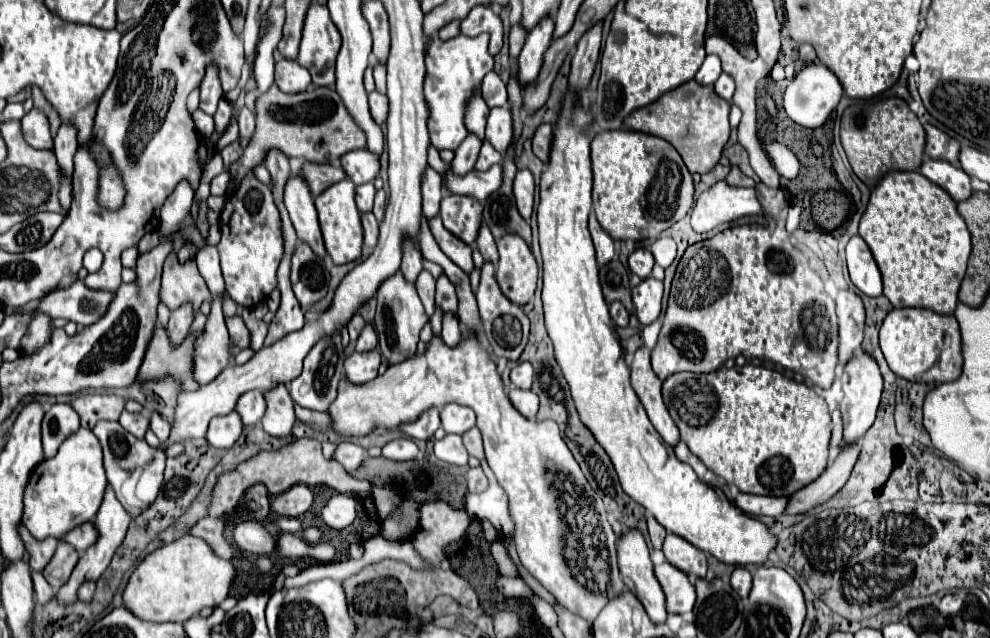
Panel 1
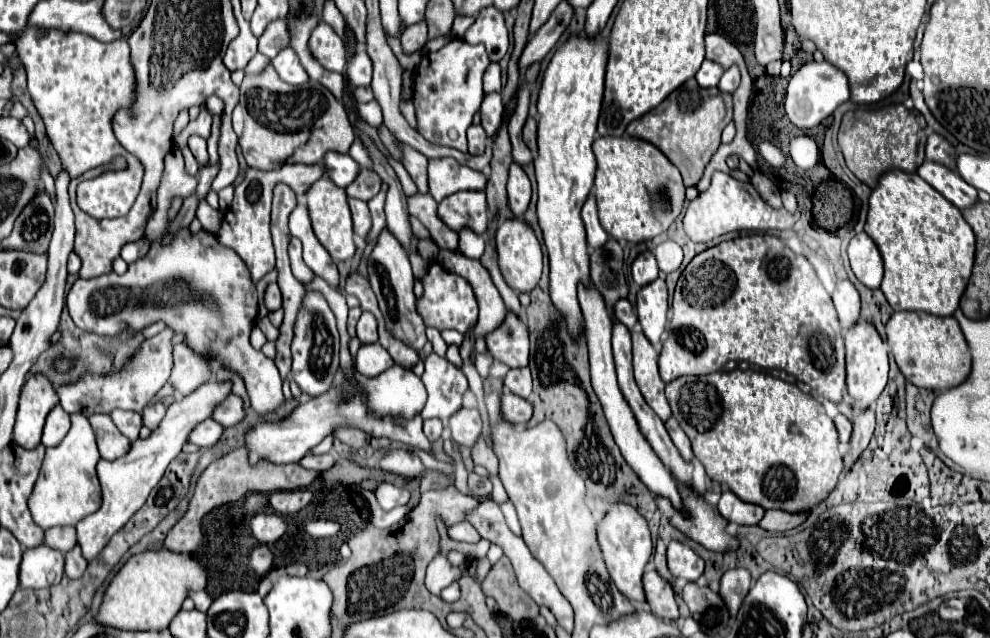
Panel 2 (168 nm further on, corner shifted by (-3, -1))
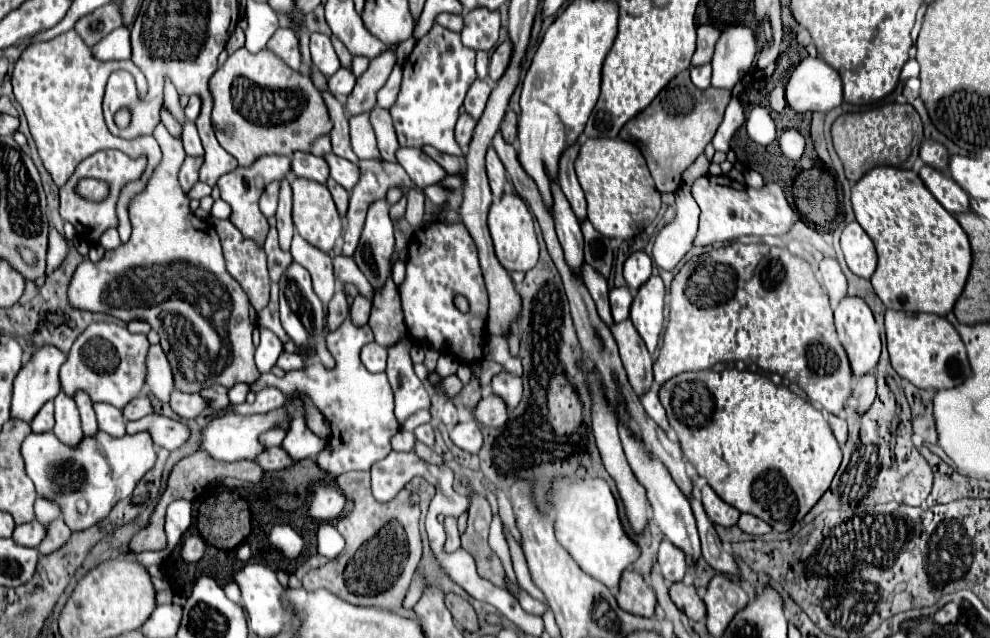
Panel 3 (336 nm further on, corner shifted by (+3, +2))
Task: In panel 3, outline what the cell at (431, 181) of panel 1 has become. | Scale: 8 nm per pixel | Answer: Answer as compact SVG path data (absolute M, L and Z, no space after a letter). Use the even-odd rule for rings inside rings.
M375 106L371 112L369 112L369 122L373 126L373 132L377 136L377 148L379 148L379 154L383 160L391 160L395 162L395 148L399 148L399 142L397 142L397 136L395 136L395 128L391 124L391 116L389 116L389 110L381 108L381 106Z

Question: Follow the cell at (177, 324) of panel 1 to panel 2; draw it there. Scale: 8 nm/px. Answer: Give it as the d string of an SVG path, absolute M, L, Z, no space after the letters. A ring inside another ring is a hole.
M161 331L153 339L147 339L141 345L141 351L137 357L131 359L131 363L115 375L101 377L101 375L85 375L79 383L75 385L65 385L57 389L59 395L59 405L67 413L81 413L85 417L91 417L95 413L111 413L113 409L129 409L141 413L147 403L153 401L155 393L167 383L171 375L171 355L173 355L173 335L175 331Z

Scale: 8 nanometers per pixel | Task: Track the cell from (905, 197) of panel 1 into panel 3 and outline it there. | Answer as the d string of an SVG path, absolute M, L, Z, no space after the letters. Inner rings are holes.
M877 166L851 190L855 220L875 244L879 264L871 276L875 294L889 310L947 316L971 266L971 248L959 222L937 202L915 170Z

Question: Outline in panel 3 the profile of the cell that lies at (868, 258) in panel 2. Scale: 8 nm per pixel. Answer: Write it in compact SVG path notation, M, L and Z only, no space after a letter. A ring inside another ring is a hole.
M849 222L841 234L841 248L849 270L861 278L871 278L877 266L877 254L871 238L857 222Z

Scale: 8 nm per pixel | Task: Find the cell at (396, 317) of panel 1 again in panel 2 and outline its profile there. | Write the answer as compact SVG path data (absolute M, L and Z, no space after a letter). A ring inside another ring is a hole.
M387 229L379 235L377 245L369 257L369 281L371 281L371 287L377 295L379 309L381 309L383 319L385 319L385 329L395 339L403 341L407 347L421 351L423 345L427 343L427 337L425 337L423 317L417 311L417 297L413 293L415 277L413 277L413 271L409 265L409 255L399 245L399 241L393 239L393 235Z

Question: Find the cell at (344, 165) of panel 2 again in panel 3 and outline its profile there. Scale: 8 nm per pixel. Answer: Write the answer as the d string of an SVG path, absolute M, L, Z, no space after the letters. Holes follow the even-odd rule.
M293 152L291 154L291 172L297 178L315 180L321 184L325 184L327 176L329 176L329 168L327 168L325 160L321 160L319 156L313 156L309 152Z

